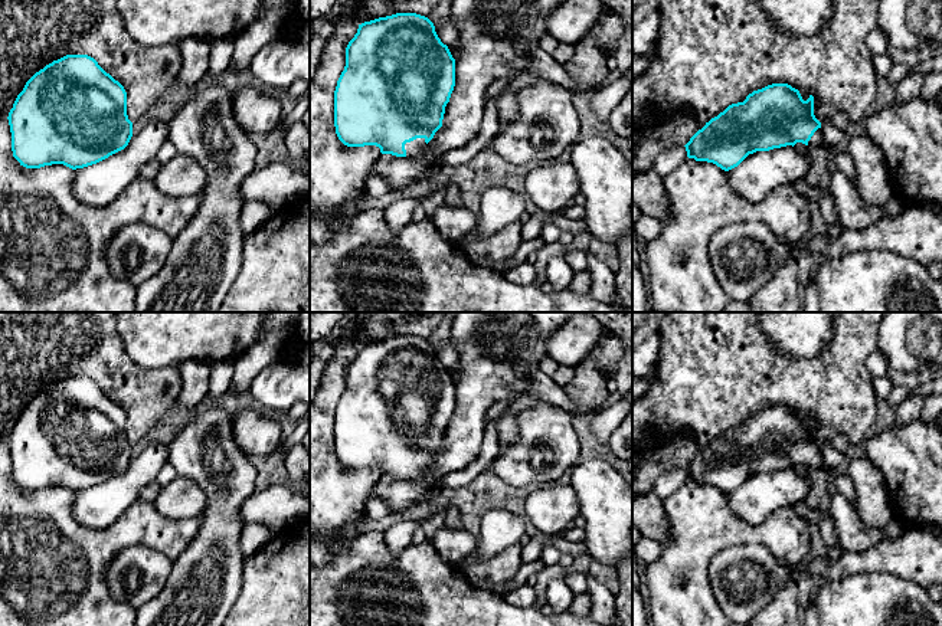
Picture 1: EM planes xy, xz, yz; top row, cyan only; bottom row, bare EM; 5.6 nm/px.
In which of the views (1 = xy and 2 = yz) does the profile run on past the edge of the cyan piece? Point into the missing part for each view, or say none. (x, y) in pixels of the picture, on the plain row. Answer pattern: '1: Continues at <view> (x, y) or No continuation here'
1: No continuation here
2: Continues at yz (817, 462)

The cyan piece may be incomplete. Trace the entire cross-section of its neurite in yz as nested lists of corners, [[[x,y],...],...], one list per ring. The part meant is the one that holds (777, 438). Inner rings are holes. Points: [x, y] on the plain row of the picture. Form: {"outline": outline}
{"outline": [[[772,406],[753,413],[743,425],[729,427],[684,469],[688,481],[729,494],[749,476],[797,465],[828,471],[821,445],[814,437],[814,419],[804,423],[791,407]]]}

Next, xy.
{"outline": [[[66,377],[36,394],[9,435],[13,479],[26,491],[97,486],[124,472],[133,459],[127,414],[88,377]]]}

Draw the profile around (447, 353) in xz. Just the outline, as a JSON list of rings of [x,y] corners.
[[[452,337],[442,340],[436,345],[434,345],[435,354],[441,364],[447,367],[448,370],[454,368],[458,363],[458,351],[452,341]]]

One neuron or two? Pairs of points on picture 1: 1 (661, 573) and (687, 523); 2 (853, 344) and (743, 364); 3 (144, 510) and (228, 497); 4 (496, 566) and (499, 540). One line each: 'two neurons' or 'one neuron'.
1: one neuron
2: one neuron
3: two neurons
4: two neurons

